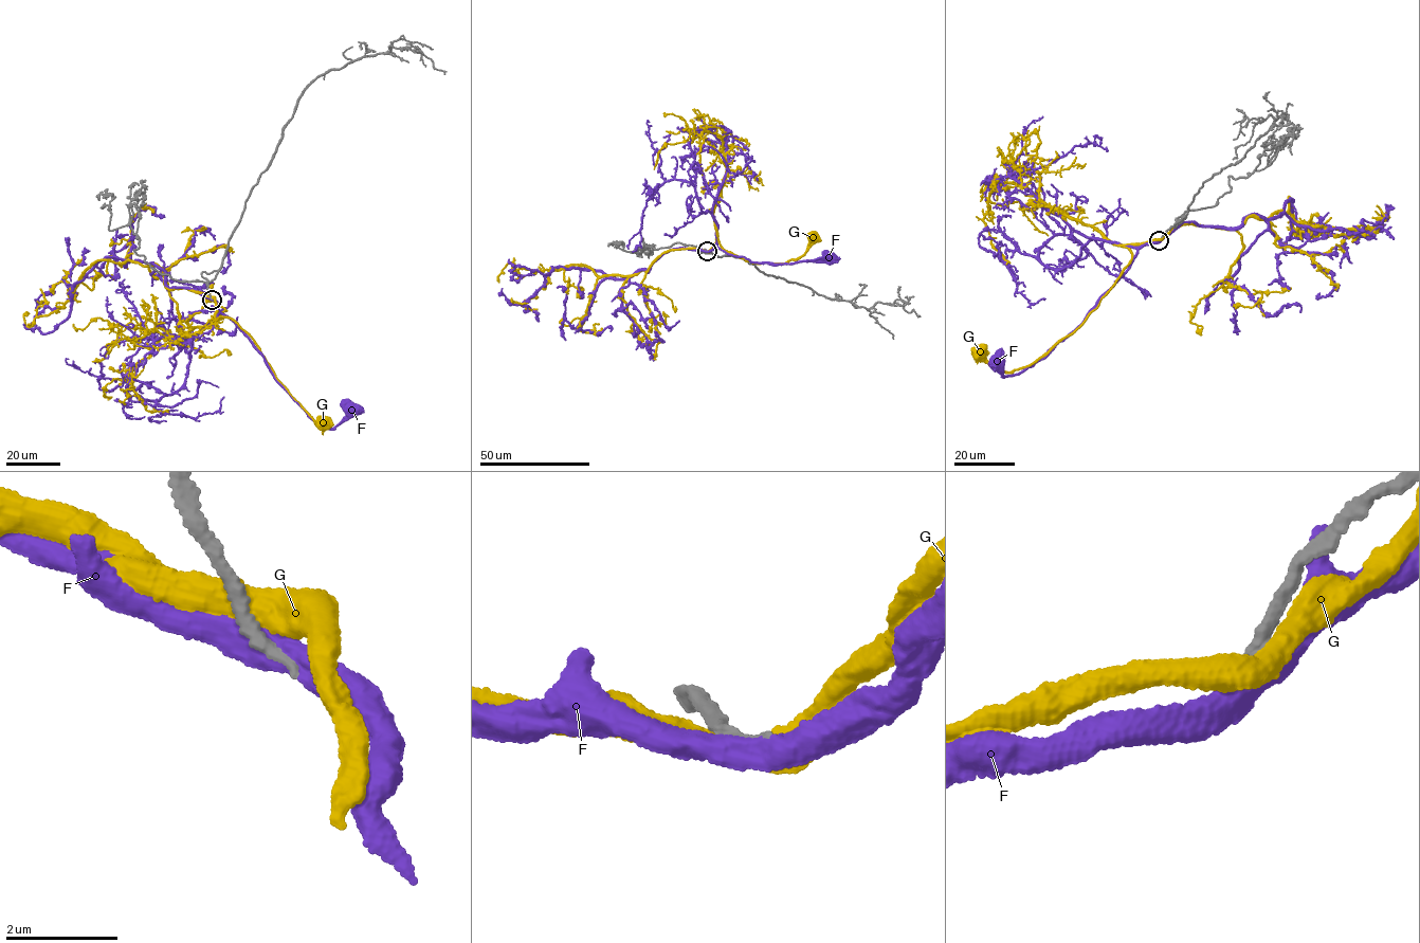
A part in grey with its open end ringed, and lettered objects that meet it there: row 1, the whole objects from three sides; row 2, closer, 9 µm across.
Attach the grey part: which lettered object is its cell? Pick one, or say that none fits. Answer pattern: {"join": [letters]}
{"join": []}

